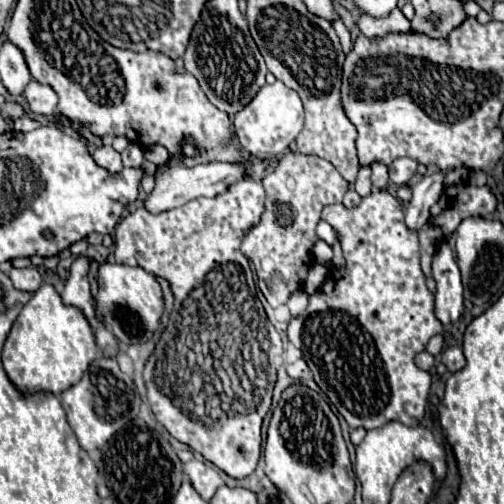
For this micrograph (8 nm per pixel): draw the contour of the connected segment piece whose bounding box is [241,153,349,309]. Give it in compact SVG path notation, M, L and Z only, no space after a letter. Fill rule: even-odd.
M287 153L279 159L277 169L263 179L263 187L267 195L265 213L261 217L261 223L245 235L241 251L253 261L257 271L257 287L275 309L287 303L293 291L303 289L307 271L313 263L309 255L319 239L315 227L319 223L321 211L329 203L341 203L345 191L349 189L349 183L327 159ZM279 213L291 213L291 223L279 223Z

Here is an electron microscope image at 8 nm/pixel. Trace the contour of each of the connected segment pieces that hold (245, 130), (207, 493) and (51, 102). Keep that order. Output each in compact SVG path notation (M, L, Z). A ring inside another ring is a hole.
M283 81L263 85L259 93L233 117L233 137L241 149L251 155L283 155L303 129L303 103Z
M197 459L185 463L183 471L189 475L189 481L193 483L193 487L197 489L197 493L205 501L211 501L211 497L215 495L215 491L223 485L223 479L219 477L219 473L213 467L209 467L209 465L205 465L205 463L197 461Z
M31 81L23 95L27 97L29 101L29 109L35 113L35 115L53 115L57 111L57 93L45 85L45 83L39 83L39 81Z

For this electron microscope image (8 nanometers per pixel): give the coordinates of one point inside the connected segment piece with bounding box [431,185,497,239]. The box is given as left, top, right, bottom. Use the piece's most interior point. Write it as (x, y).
(457, 203)

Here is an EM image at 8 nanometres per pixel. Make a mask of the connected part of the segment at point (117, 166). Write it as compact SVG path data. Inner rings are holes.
M101 145L101 147L97 147L95 153L93 153L93 159L95 159L101 167L105 167L105 169L109 169L109 171L113 171L113 173L119 173L119 171L123 169L121 155L119 155L111 145Z

